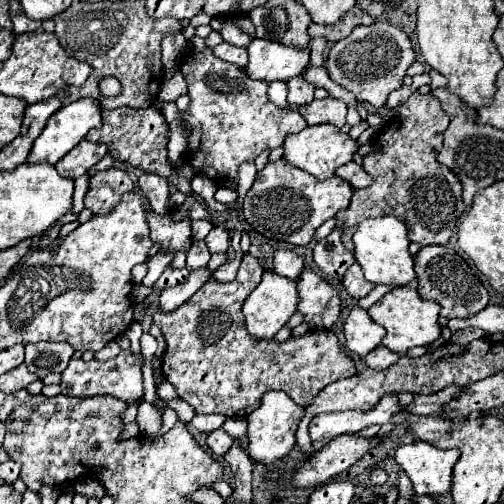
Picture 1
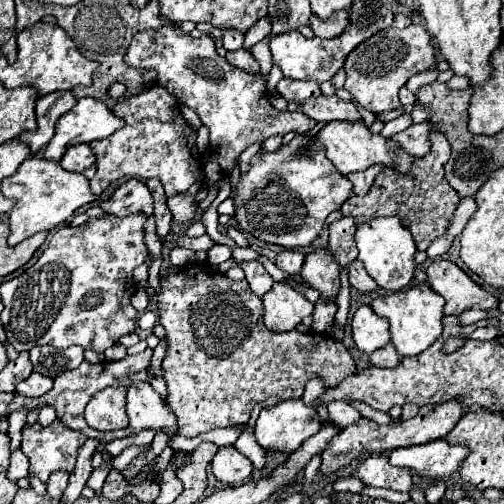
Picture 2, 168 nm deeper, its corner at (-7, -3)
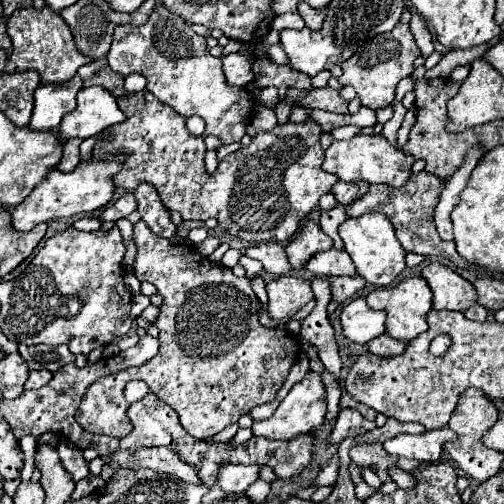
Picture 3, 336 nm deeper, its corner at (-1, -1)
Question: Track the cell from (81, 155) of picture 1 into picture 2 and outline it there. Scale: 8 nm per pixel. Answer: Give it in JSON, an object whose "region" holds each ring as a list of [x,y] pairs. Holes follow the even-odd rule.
{"region":[[[75,144],[61,158],[61,166],[69,172],[85,172],[93,164],[95,164],[95,154],[91,152],[89,144]]]}

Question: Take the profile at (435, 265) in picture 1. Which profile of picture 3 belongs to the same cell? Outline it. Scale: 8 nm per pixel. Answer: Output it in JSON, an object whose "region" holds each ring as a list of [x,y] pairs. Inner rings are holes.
{"region":[[[431,262],[423,268],[423,278],[427,280],[431,292],[433,292],[433,310],[467,310],[475,304],[477,292],[461,278],[457,272],[453,272],[449,266]],[[451,304],[451,306],[445,306]]]}

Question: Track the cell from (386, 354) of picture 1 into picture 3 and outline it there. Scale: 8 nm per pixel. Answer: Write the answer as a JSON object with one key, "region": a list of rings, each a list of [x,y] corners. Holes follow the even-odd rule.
{"region":[[[381,334],[381,336],[373,338],[367,346],[369,346],[369,352],[373,352],[377,356],[397,356],[405,350],[407,342],[397,342],[395,338],[389,338],[389,334]]]}

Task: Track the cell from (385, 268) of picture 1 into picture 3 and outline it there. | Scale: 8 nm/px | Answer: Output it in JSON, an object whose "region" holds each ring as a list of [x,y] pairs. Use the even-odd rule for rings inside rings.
{"region":[[[363,214],[359,218],[347,218],[339,226],[339,236],[345,244],[345,252],[351,256],[357,274],[373,286],[389,286],[405,268],[405,250],[395,238],[393,224],[385,214]]]}

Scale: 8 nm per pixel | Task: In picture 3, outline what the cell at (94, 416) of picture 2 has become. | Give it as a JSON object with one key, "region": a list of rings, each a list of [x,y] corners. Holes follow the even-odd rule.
{"region":[[[143,220],[133,224],[133,242],[137,244],[135,258],[135,276],[141,282],[151,282],[163,296],[161,314],[157,318],[159,328],[159,352],[153,360],[139,368],[127,368],[123,372],[99,378],[93,382],[89,392],[83,396],[83,402],[75,414],[79,426],[93,434],[105,434],[113,438],[125,438],[133,424],[127,414],[123,414],[123,390],[131,380],[147,382],[149,390],[169,404],[181,420],[181,426],[197,440],[211,438],[219,434],[225,426],[239,420],[241,414],[247,414],[251,408],[271,402],[279,388],[283,386],[291,366],[301,354],[299,340],[285,330],[269,330],[259,324],[259,298],[251,290],[247,278],[237,278],[231,268],[223,264],[213,264],[207,256],[201,256],[193,246],[173,244],[161,236],[155,236]]]}

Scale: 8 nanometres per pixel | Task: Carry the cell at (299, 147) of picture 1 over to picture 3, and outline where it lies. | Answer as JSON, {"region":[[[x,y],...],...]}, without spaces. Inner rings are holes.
{"region":[[[357,134],[351,140],[335,140],[325,150],[323,170],[335,174],[343,182],[367,182],[367,184],[387,184],[393,188],[401,188],[411,176],[411,166],[415,158],[411,154],[403,154],[399,148],[391,146],[383,136],[365,136]]]}

